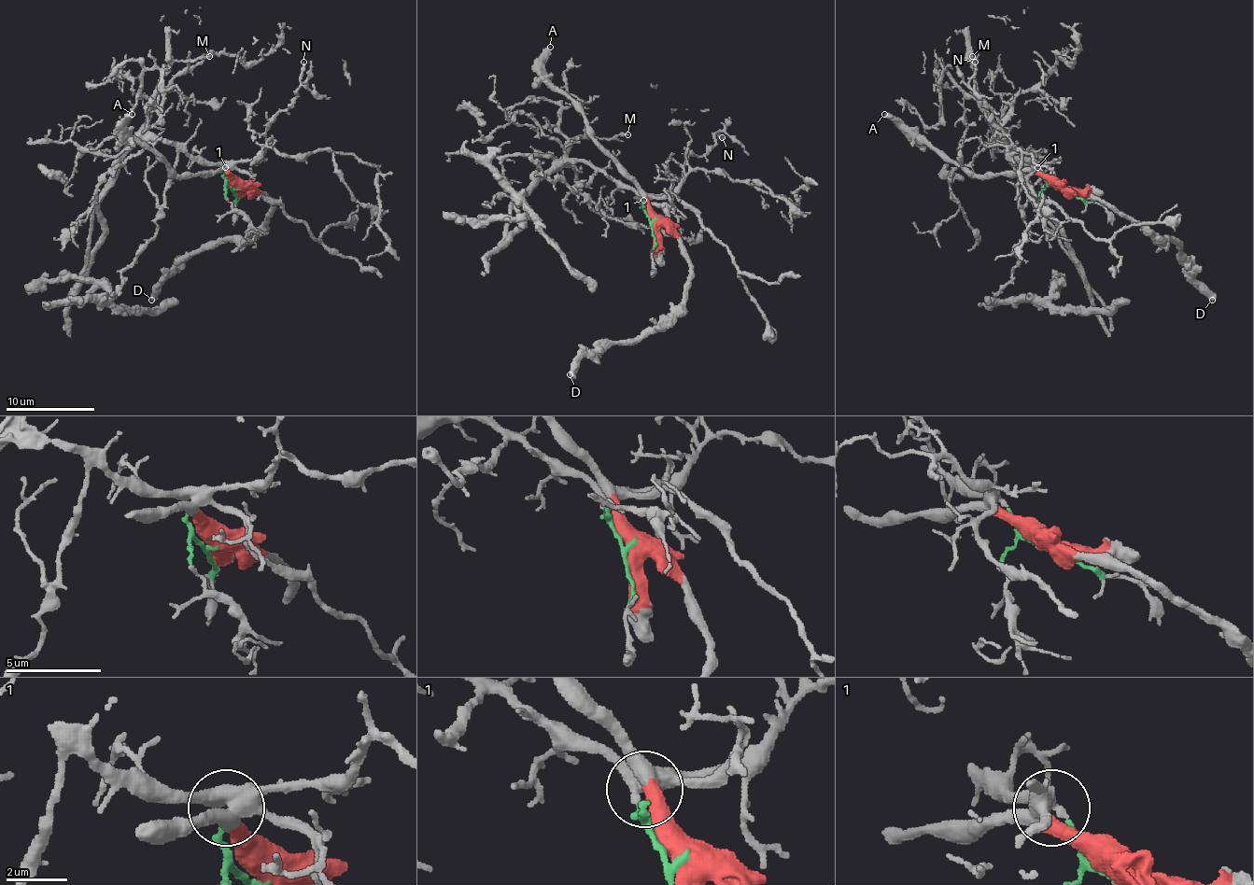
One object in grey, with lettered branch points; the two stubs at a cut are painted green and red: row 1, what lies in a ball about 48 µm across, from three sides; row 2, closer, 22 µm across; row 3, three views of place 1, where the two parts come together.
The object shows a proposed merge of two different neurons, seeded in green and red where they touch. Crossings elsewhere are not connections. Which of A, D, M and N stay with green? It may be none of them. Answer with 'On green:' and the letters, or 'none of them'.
On green: M, N

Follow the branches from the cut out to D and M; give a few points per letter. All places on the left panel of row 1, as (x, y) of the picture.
D: (234, 189), (260, 193), (272, 204), (270, 216), (247, 238), (203, 245), (172, 273), (152, 300)
M: (234, 189), (227, 185), (220, 167), (201, 164), (149, 129), (149, 105), (159, 78), (176, 61), (209, 56)

